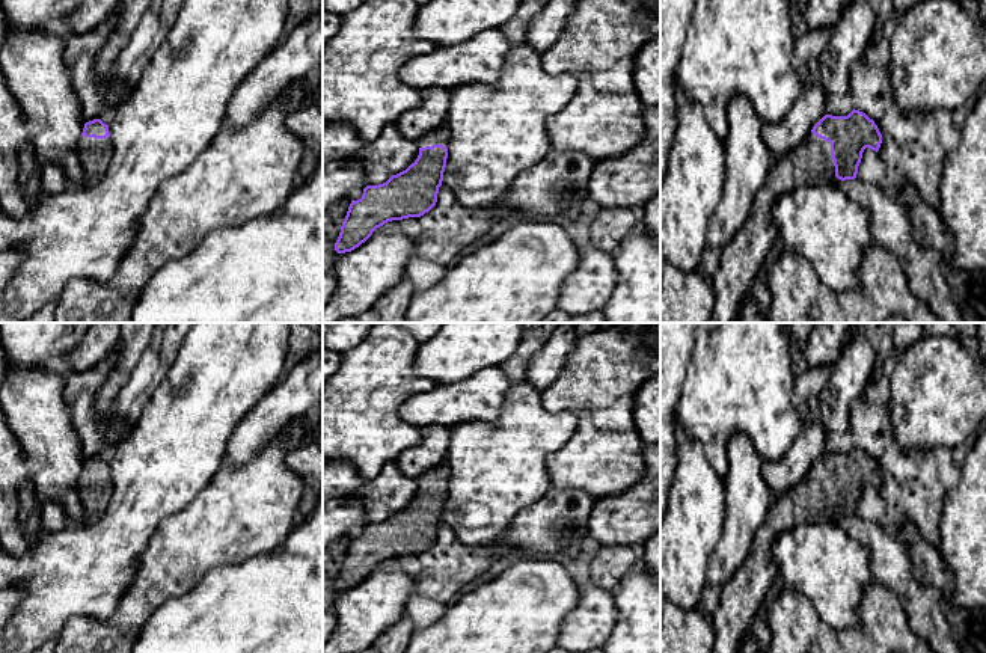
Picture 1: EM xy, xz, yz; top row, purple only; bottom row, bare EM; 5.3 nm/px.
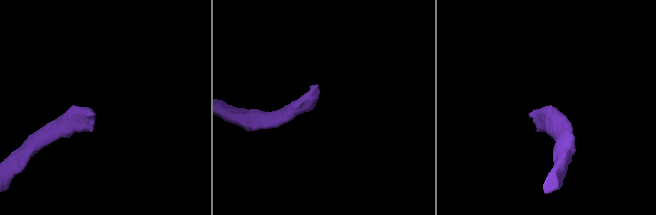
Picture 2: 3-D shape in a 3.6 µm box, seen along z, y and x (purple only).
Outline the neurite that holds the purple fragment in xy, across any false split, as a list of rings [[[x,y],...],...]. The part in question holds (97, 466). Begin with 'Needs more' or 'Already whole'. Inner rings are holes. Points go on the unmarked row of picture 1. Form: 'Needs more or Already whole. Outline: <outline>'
Needs more. Outline: [[[101,457],[86,460],[78,487],[83,504],[83,517],[86,523],[90,523],[106,511],[112,498],[112,477],[109,463]]]

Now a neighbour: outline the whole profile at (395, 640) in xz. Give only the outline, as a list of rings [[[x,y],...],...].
[[[406,612],[398,623],[375,639],[372,647],[377,653],[404,653],[413,630],[413,621]]]

